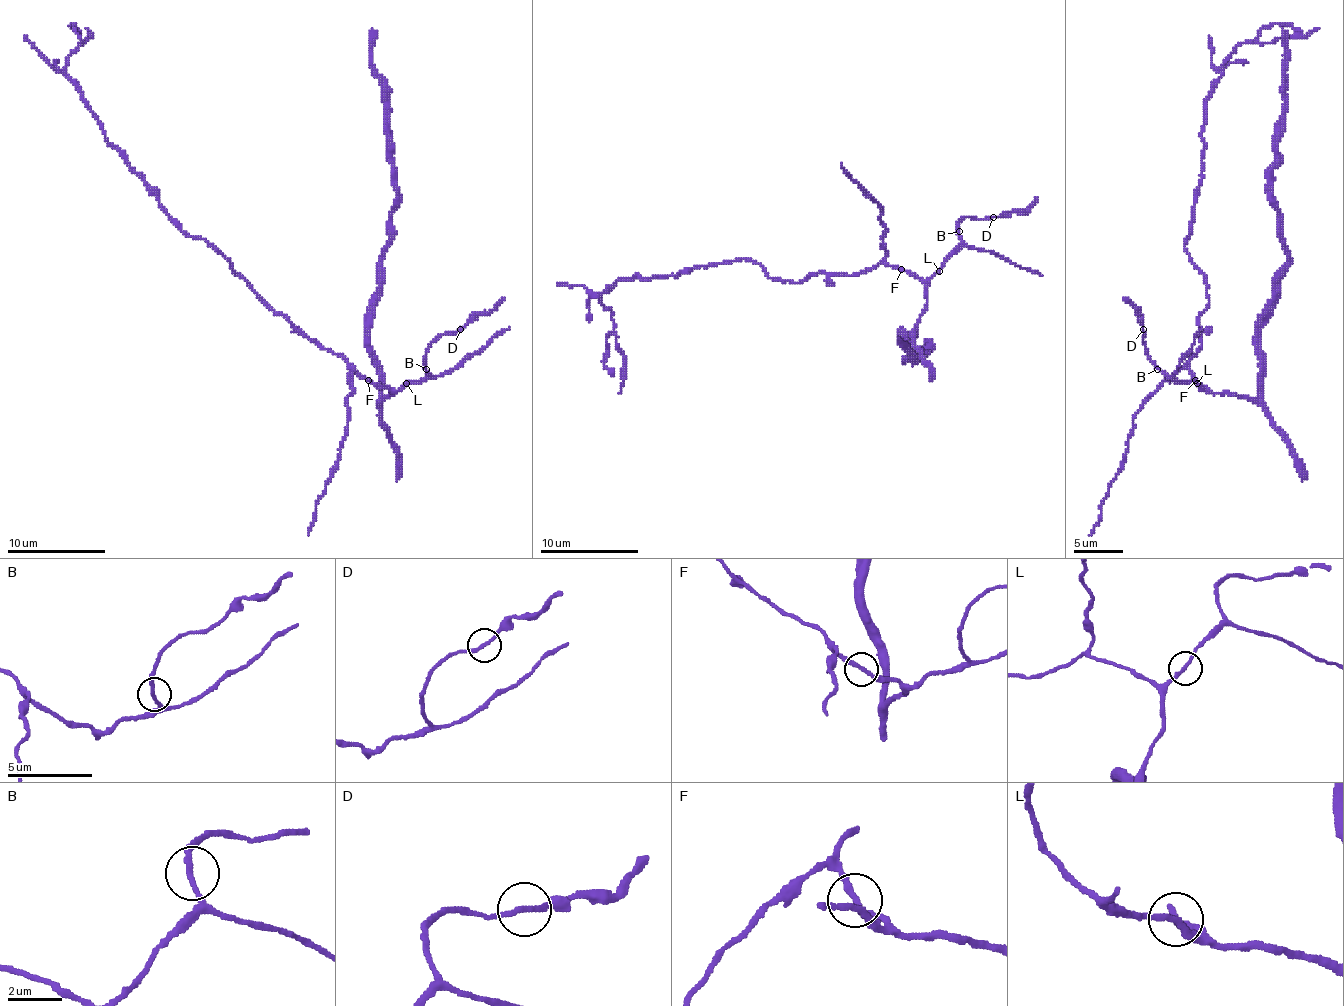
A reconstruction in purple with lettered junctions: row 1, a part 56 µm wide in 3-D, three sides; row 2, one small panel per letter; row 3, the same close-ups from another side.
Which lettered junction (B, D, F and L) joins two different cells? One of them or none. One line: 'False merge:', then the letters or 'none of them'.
False merge: none of them

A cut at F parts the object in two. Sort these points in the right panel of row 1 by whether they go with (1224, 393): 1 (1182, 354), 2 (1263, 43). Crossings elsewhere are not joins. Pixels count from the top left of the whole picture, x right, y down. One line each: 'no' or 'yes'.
1: yes
2: no

